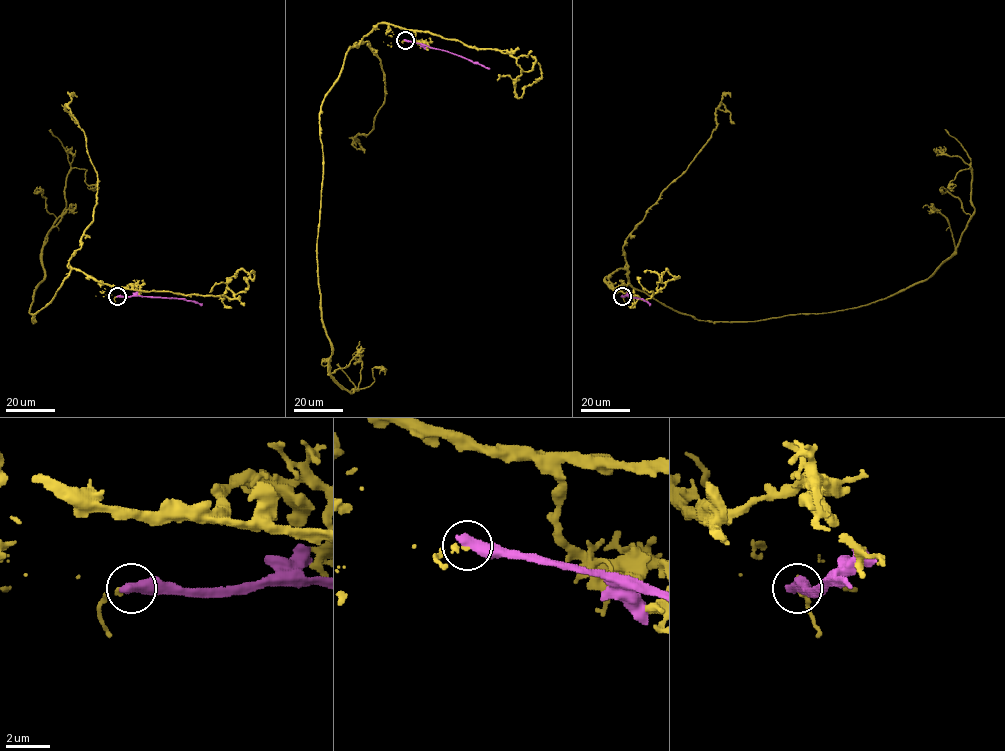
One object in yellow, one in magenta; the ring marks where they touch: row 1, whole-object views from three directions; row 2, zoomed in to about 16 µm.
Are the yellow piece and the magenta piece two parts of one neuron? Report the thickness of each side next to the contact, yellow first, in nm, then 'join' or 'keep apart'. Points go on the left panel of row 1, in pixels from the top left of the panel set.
200 nm thick on the yellow side, 550 nm on the other; keep apart

